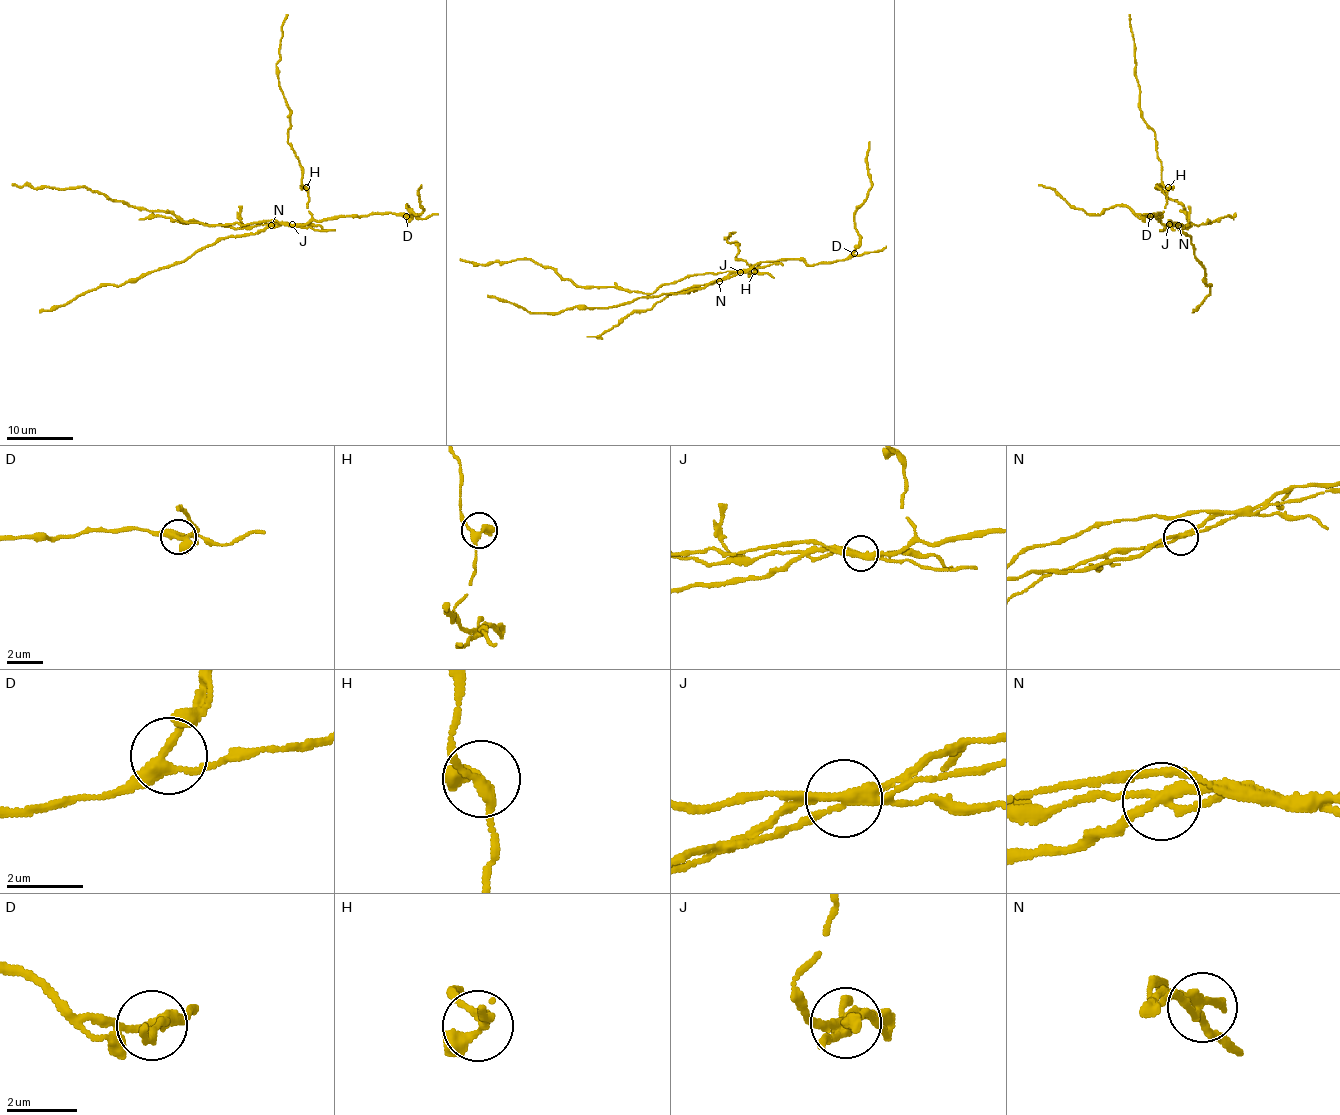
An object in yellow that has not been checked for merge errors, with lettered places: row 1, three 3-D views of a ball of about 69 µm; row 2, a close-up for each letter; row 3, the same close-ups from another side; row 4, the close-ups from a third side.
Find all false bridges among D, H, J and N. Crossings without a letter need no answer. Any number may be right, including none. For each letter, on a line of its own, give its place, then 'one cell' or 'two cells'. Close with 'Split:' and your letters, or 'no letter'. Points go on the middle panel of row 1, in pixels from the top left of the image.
D: at (854, 253); one cell
H: at (754, 271); one cell
J: at (740, 272); two cells
N: at (719, 281); two cells
Split: J, N

